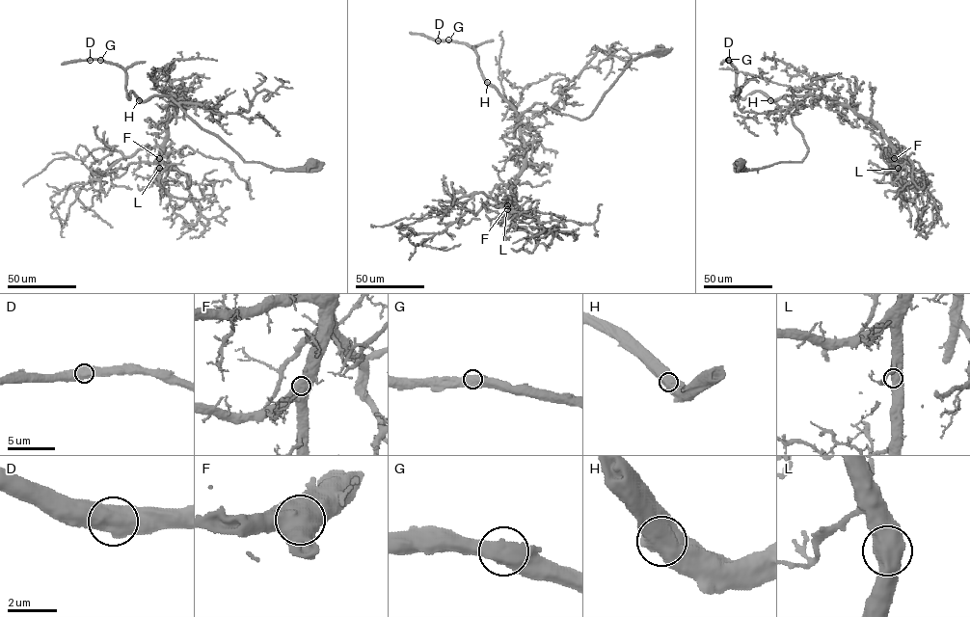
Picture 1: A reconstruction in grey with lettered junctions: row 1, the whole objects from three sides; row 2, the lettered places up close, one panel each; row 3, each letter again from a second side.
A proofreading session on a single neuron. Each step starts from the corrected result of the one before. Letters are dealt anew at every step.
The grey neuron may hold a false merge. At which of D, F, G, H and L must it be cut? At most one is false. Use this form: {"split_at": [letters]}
{"split_at": []}

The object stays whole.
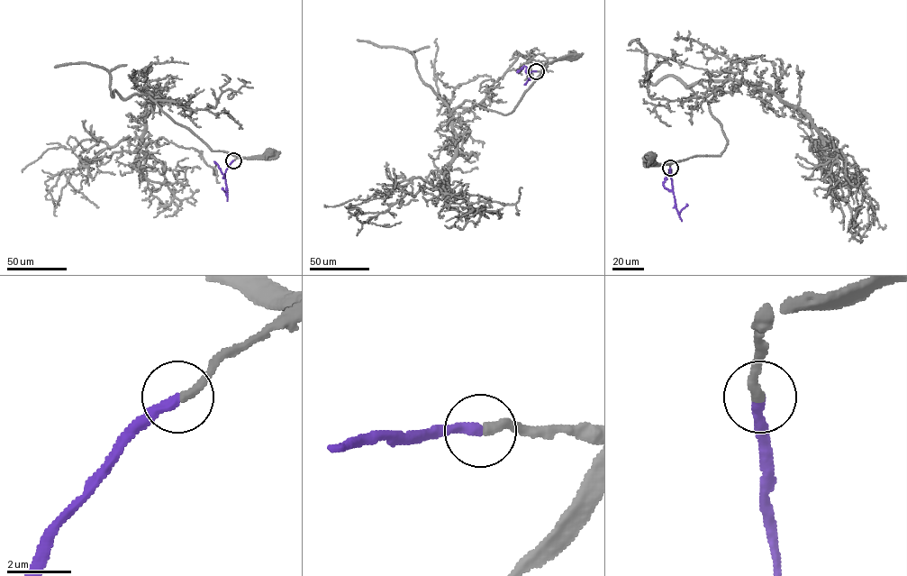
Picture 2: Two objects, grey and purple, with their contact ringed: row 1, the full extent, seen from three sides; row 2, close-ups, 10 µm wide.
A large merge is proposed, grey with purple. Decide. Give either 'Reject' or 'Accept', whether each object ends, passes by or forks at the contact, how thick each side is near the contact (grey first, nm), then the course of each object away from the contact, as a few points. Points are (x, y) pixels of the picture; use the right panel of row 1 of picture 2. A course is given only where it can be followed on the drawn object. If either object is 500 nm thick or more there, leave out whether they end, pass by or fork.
Reject. At the ring grey ends. At the ring purple ends. Thickness 320 nm (grey) against 320 nm. Course of grey: (670, 168), (670, 164), (658, 166), (648, 158). Course of purple: (670, 168), (677, 212), (679, 214), (687, 204)

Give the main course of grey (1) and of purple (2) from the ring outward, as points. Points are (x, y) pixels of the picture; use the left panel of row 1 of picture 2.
1: (234, 160), (270, 153)
2: (233, 160), (225, 173), (226, 195), (222, 187)

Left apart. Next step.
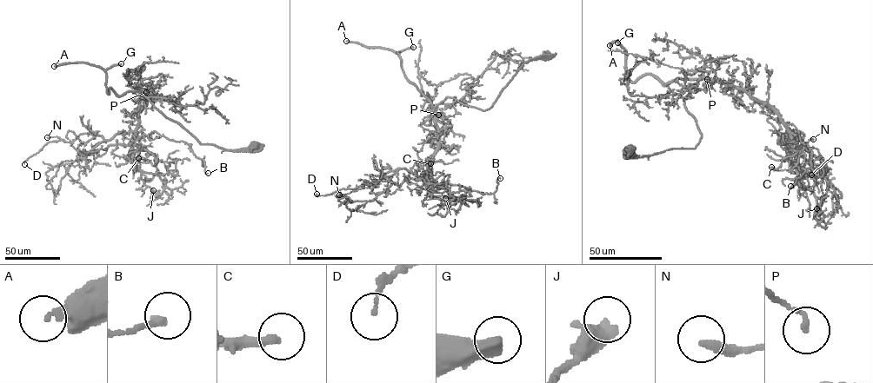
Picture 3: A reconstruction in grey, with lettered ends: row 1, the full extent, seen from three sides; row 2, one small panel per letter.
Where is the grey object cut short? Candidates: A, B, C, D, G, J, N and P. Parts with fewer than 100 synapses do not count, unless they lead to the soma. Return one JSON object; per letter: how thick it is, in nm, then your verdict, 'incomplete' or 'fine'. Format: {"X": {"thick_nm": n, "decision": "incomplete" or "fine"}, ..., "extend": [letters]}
{"A": {"thick_nm": 200, "decision": "incomplete"}, "B": {"thick_nm": 240, "decision": "fine"}, "C": {"thick_nm": 280, "decision": "fine"}, "D": {"thick_nm": 130, "decision": "fine"}, "G": {"thick_nm": 550, "decision": "incomplete"}, "J": {"thick_nm": 440, "decision": "fine"}, "N": {"thick_nm": 320, "decision": "fine"}, "P": {"thick_nm": 150, "decision": "fine"}, "extend": ["A", "G"]}

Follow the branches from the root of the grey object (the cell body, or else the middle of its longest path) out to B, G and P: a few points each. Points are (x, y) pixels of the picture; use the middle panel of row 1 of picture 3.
B: (547, 55), (525, 62), (489, 108), (449, 97), (434, 108), (438, 147), (428, 182), (492, 194), (500, 178)
G: (547, 55), (525, 62), (489, 108), (481, 110), (449, 97), (434, 108), (403, 71), (398, 53), (413, 47)
P: (547, 55), (525, 62), (489, 108), (481, 110), (447, 97), (434, 108), (438, 115)

